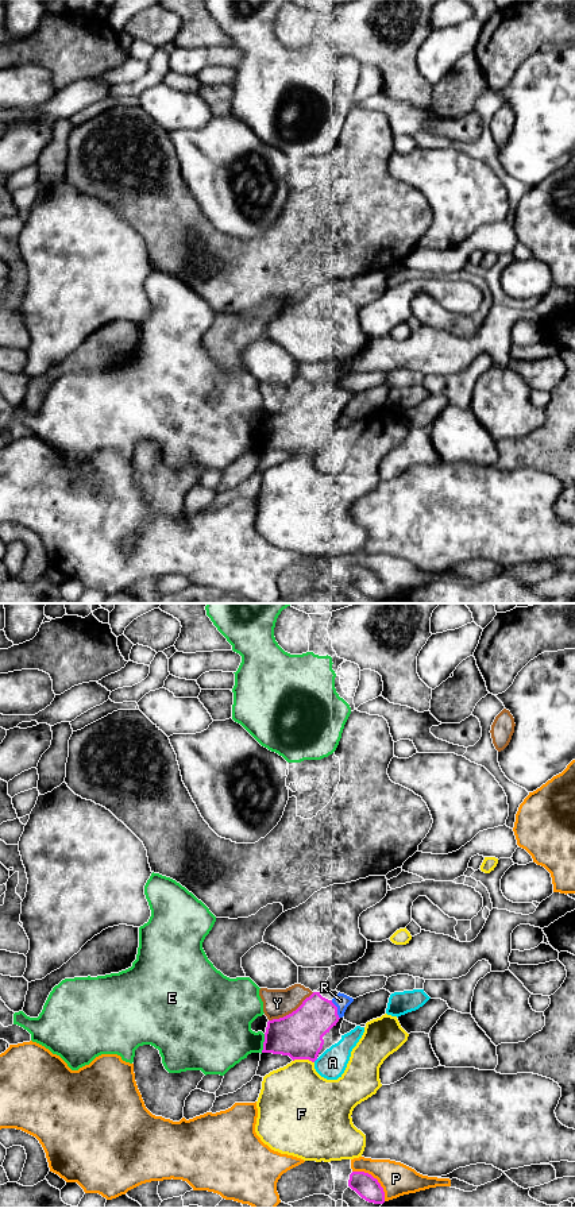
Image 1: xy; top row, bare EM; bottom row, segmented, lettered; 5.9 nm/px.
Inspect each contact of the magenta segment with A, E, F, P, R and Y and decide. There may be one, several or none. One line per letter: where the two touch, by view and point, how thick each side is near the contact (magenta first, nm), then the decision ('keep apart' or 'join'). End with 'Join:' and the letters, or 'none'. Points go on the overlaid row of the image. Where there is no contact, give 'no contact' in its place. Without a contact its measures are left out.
A: xy (315, 1060) | 280/170 nm | keep apart
E: xy (263, 1044) | 280/340 nm | keep apart
F: xy (304, 1058) | 280/420 nm | keep apart
P: xy (375, 1178) | 140/200 nm | keep apart
R: xy (336, 1010) | 260/90 nm | join
Y: xy (292, 1012) | 280/180 nm | keep apart
Join: R

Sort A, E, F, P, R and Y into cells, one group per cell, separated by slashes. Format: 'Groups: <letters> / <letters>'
Groups: A / E / F / P / R / Y

